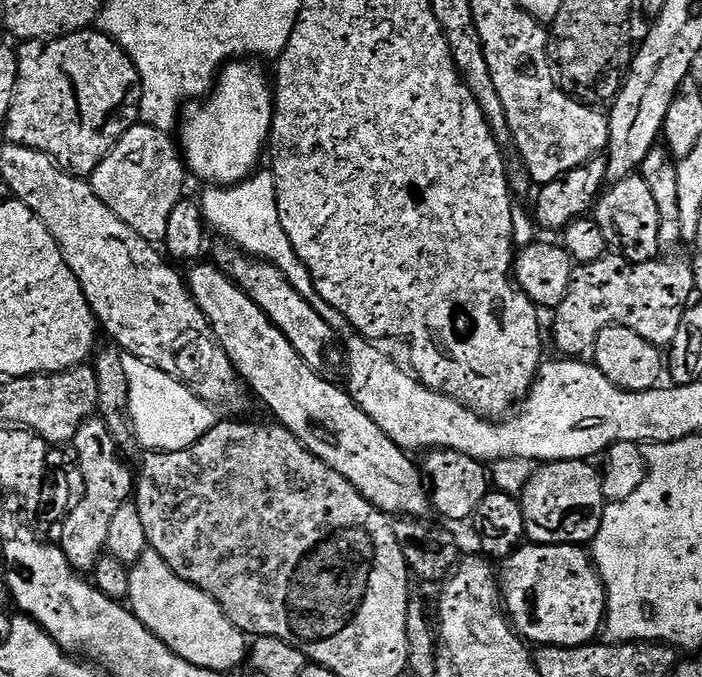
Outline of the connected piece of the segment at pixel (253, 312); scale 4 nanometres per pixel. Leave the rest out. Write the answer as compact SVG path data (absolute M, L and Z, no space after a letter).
M197 262L187 269L186 283L188 293L202 310L208 320L217 342L226 350L230 362L236 367L236 375L245 385L252 387L252 392L273 412L280 427L286 429L298 443L310 454L314 454L326 466L330 466L342 478L346 478L358 489L367 500L385 514L393 514L400 518L420 518L430 508L430 493L426 481L411 455L399 448L394 441L375 424L343 387L335 388L328 380L323 380L321 373L311 368L306 361L290 346L286 334L278 330L270 322L270 318L240 289L239 284L229 279L215 263Z

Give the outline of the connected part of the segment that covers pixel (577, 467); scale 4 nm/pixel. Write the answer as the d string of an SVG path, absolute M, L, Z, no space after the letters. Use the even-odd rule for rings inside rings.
M553 460L544 462L535 469L533 475L518 493L521 506L524 534L534 544L574 544L591 545L602 526L602 514L606 499L603 496L601 473L591 468L588 460Z

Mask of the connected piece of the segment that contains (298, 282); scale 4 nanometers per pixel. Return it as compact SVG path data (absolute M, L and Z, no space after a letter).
M260 170L243 180L241 184L230 184L227 186L208 186L203 189L204 197L199 197L200 209L204 211L205 221L216 232L221 232L227 243L237 247L241 252L248 253L253 258L259 258L267 263L273 264L280 272L288 277L289 282L316 308L318 314L326 317L333 329L347 329L348 320L324 303L324 299L316 293L312 285L312 275L308 273L301 260L296 256L292 248L290 238L286 238L286 230L282 230L282 222L276 205L276 179L271 171Z

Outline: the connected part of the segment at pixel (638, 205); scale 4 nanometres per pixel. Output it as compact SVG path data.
M633 174L625 180L615 181L611 187L594 205L594 219L602 230L609 249L617 256L625 256L632 264L644 264L648 260L657 259L662 251L660 219L654 194L650 194L650 186L646 186L641 176Z

